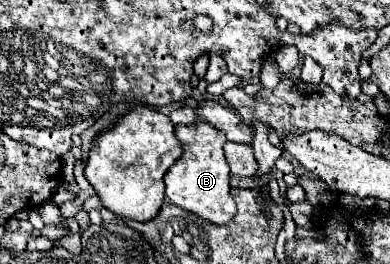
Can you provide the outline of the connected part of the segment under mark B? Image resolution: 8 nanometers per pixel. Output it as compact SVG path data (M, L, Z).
M200 119L190 127L176 127L176 137L182 143L184 153L164 175L166 199L214 225L228 223L234 217L234 199L230 195L228 185L230 169L222 151L226 137L222 135L222 131L214 129L210 123Z

